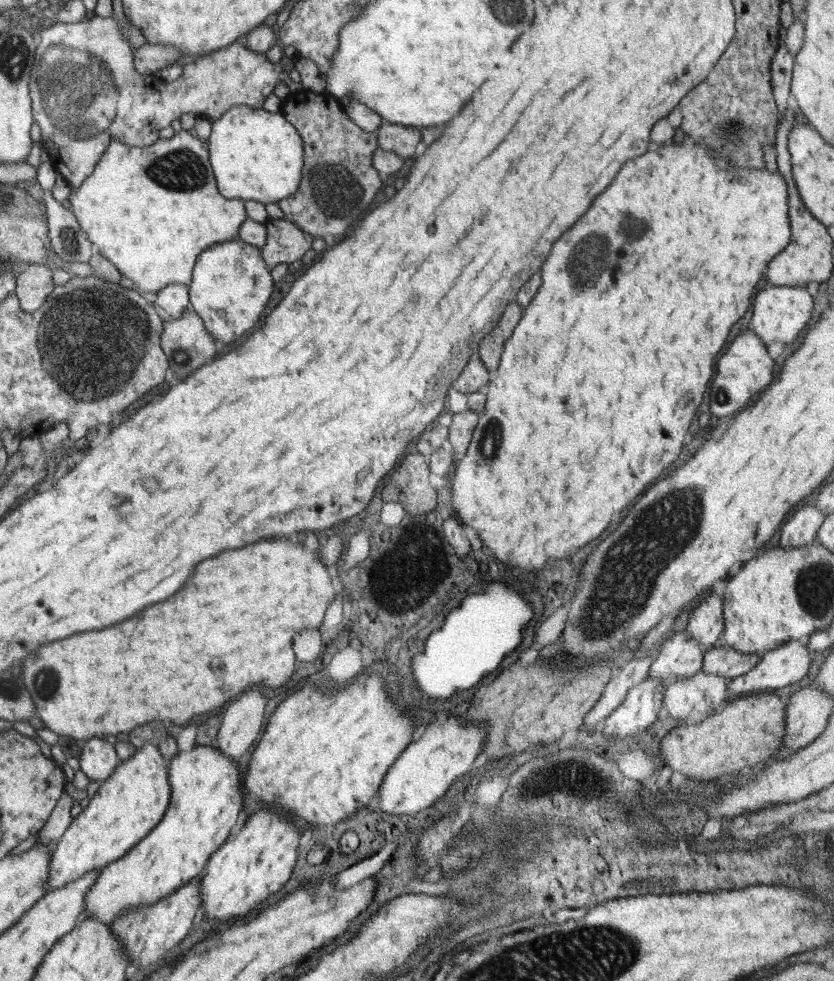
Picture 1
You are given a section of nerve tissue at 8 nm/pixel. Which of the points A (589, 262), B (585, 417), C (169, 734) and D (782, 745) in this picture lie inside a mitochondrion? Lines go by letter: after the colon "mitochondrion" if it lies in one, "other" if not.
A: mitochondrion
B: other
C: other
D: other

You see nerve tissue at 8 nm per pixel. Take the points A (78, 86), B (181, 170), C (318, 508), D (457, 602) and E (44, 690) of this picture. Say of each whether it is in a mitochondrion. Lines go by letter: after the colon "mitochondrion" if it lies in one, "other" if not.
A: mitochondrion
B: mitochondrion
C: other
D: other
E: mitochondrion

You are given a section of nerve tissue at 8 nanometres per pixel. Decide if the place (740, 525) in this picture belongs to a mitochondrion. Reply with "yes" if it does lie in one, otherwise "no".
no

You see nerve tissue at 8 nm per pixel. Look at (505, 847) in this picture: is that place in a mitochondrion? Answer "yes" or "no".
no

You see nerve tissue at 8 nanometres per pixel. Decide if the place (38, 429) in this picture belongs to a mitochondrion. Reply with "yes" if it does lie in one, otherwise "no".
no

